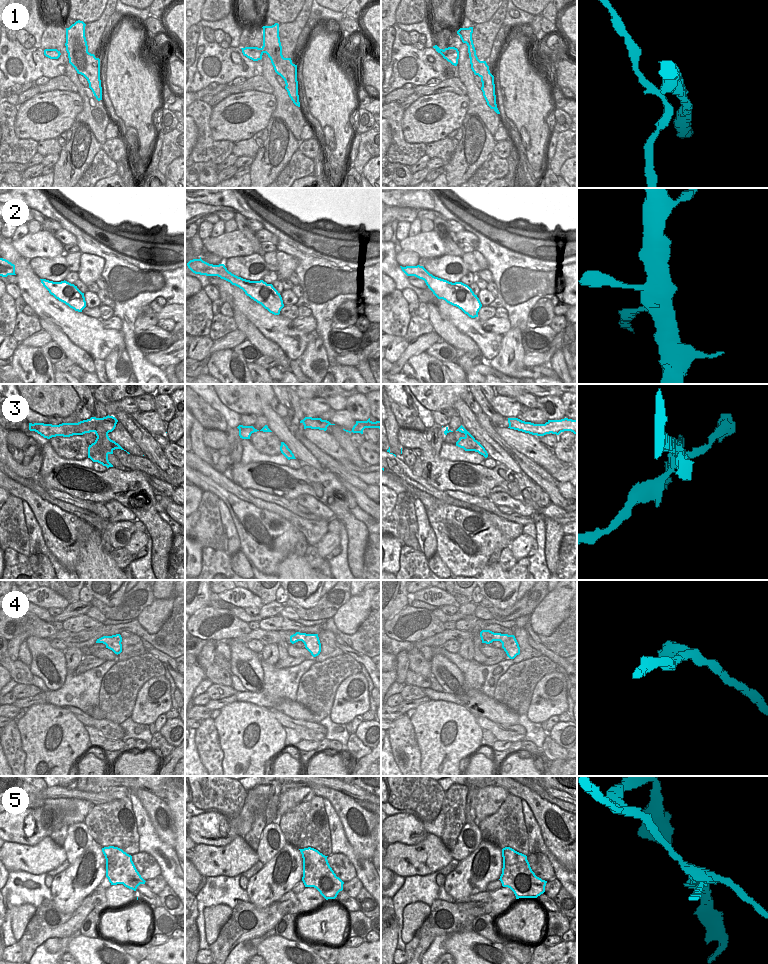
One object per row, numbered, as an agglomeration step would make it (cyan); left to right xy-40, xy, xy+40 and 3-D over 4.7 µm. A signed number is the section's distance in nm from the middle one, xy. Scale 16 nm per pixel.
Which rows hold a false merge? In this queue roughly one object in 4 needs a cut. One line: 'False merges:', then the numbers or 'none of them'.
False merges: 1, 3, 5.

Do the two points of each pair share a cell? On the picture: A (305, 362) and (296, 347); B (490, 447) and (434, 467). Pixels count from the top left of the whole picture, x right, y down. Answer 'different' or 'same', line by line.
A: different
B: different

